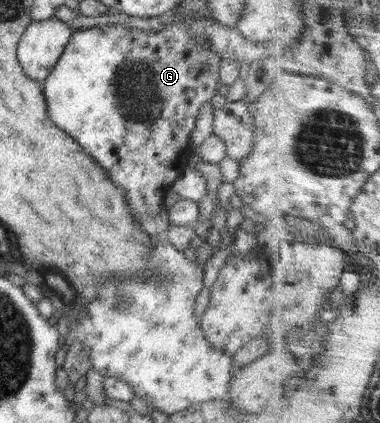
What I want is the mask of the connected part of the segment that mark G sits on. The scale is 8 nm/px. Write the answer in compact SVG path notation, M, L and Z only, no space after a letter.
M171 23L159 33L103 25L74 31L53 72L41 82L48 117L107 171L115 186L126 192L136 222L150 238L163 238L169 228L164 198L174 180L188 169L188 161L194 155L190 134L199 108L217 94L222 64L223 58L213 53L211 41L197 41L183 25Z

